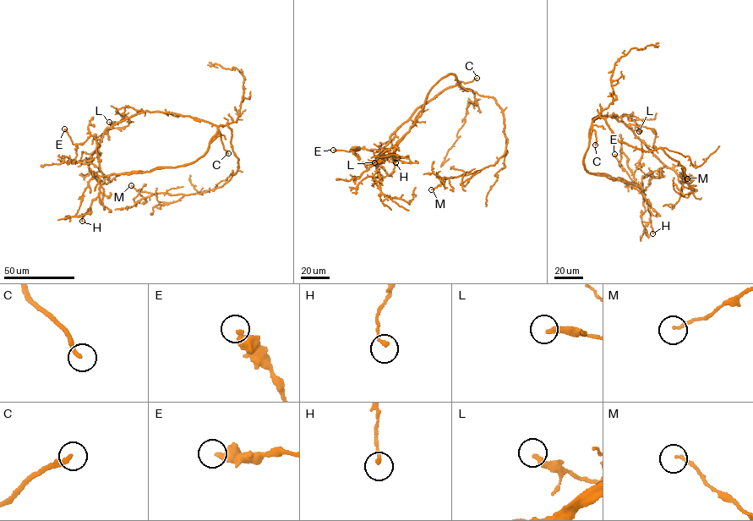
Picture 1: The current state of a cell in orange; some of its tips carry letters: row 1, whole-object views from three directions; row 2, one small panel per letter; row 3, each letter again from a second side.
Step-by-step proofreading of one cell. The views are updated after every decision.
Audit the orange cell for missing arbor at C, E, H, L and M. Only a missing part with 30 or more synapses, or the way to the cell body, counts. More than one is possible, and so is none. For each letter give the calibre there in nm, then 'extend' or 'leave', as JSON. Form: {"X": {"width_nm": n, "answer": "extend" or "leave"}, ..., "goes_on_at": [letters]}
{"C": {"width_nm": 240, "answer": "extend"}, "E": {"width_nm": 360, "answer": "leave"}, "H": {"width_nm": 180, "answer": "leave"}, "L": {"width_nm": 300, "answer": "leave"}, "M": {"width_nm": 140, "answer": "leave"}, "goes_on_at": ["C"]}

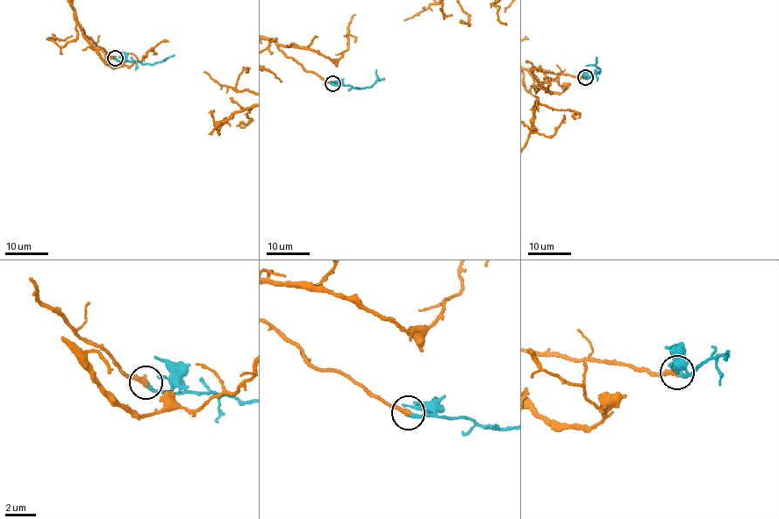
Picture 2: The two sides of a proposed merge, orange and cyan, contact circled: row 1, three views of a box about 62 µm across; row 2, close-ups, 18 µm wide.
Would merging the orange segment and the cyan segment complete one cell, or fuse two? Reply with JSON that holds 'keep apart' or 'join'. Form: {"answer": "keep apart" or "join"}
{"answer": "join"}

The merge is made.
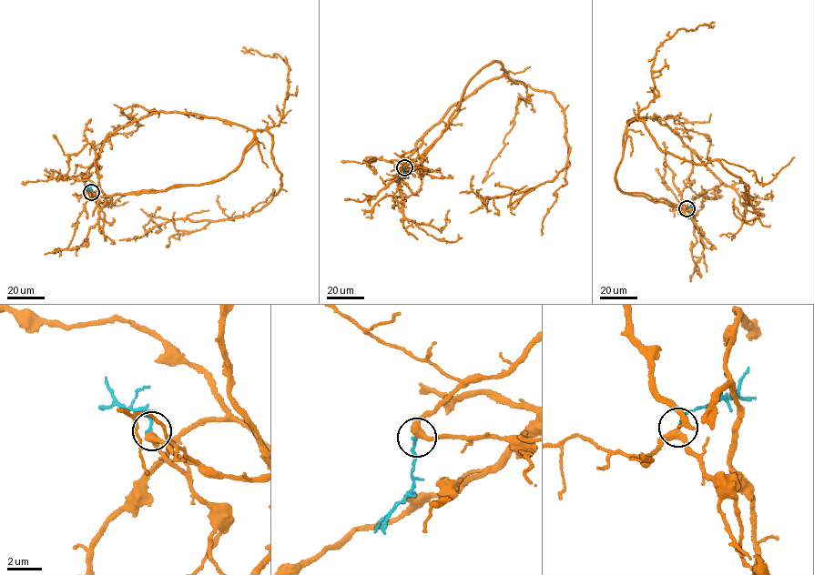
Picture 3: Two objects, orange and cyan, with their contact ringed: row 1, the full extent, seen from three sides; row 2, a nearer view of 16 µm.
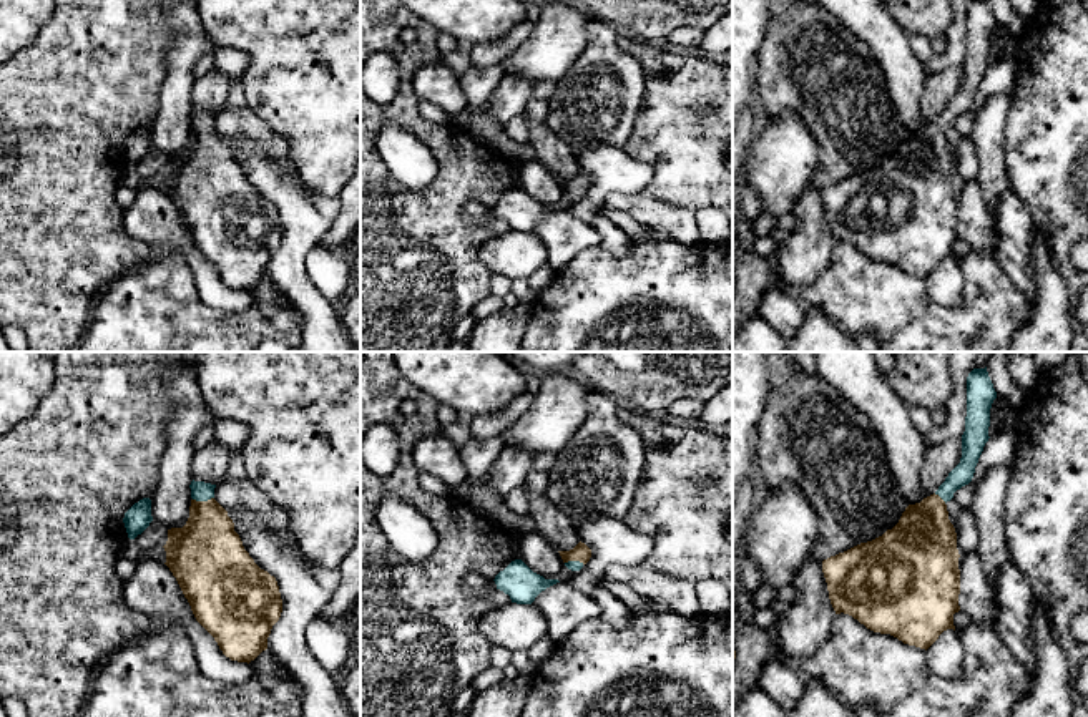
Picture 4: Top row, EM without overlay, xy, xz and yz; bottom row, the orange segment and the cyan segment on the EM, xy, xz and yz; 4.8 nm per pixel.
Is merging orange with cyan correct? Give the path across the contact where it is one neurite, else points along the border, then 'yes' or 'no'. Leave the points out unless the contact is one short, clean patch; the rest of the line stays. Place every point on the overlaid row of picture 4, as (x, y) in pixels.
way xy (206, 553), (203, 502), (201, 492); yes

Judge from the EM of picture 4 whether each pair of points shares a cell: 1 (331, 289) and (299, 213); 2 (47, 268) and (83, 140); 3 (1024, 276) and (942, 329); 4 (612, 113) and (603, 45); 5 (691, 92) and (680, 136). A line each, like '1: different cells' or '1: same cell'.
1: different cells
2: same cell
3: different cells
4: same cell
5: same cell

